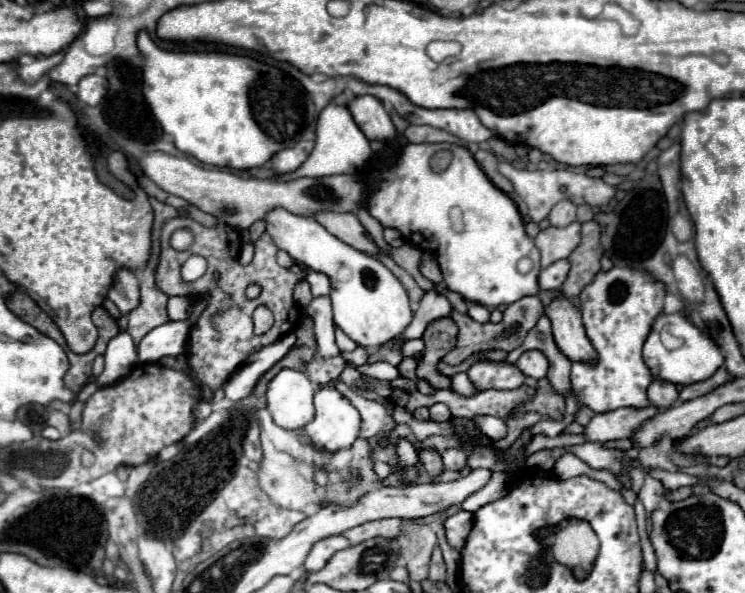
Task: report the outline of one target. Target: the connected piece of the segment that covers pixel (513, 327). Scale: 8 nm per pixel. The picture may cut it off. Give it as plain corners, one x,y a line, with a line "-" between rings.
531,295
531,297
523,297
515,303
511,303
505,313
503,313
503,321
501,323
483,323
479,325
477,321
473,321
469,315
463,315
459,311
453,311
453,319
455,323
459,325
459,337
457,337
457,345
451,353
447,353
447,357
443,359
445,363
449,365
459,365
463,359
467,359
471,353
477,353
477,351
491,351
491,349
503,349
503,351
513,351
515,347
519,347
525,339
525,335
537,325
539,317
545,313
543,309
543,303
537,295

